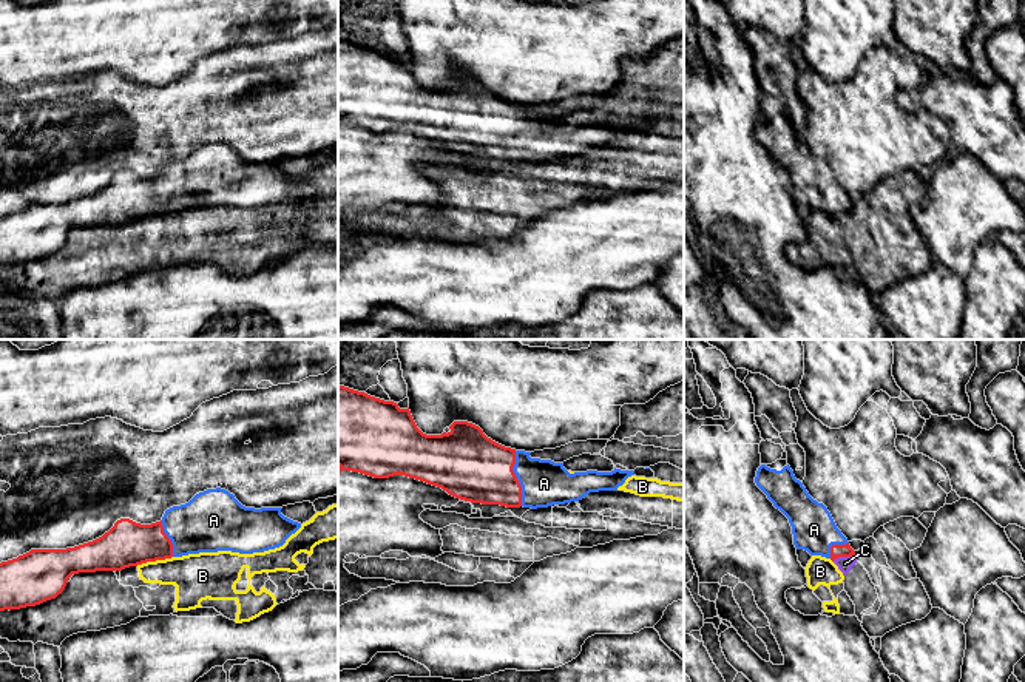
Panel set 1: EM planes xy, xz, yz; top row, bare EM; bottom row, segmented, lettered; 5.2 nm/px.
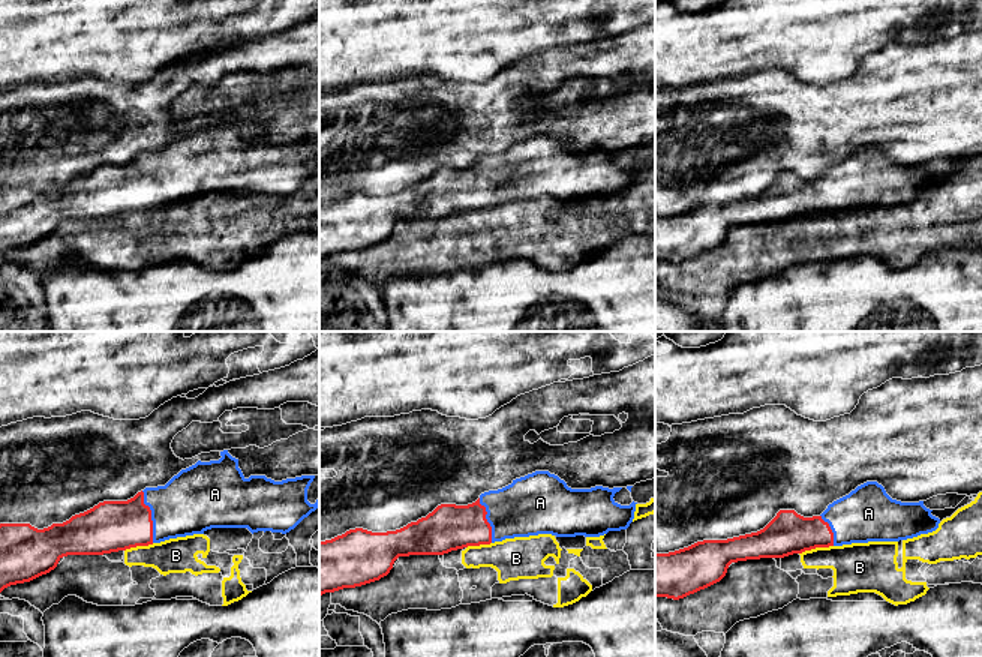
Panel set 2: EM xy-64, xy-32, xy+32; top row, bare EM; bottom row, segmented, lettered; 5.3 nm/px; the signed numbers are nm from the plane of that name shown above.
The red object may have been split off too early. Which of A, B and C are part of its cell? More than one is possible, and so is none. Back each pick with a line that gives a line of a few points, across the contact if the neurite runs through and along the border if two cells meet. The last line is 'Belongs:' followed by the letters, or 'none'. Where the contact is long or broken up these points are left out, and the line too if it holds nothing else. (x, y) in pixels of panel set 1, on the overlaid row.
Belongs: A

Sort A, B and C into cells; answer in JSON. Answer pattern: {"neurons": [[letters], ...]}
{"neurons": [["A"], ["B", "C"]]}

